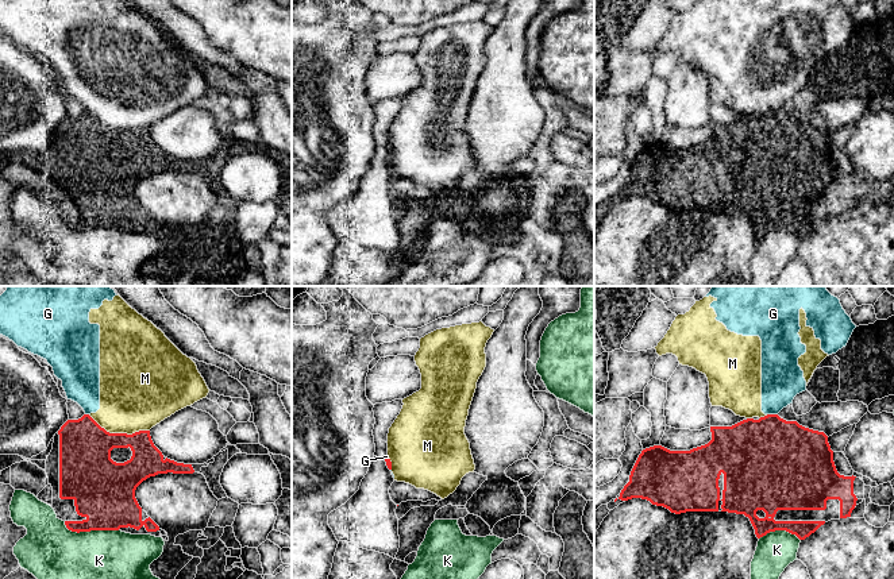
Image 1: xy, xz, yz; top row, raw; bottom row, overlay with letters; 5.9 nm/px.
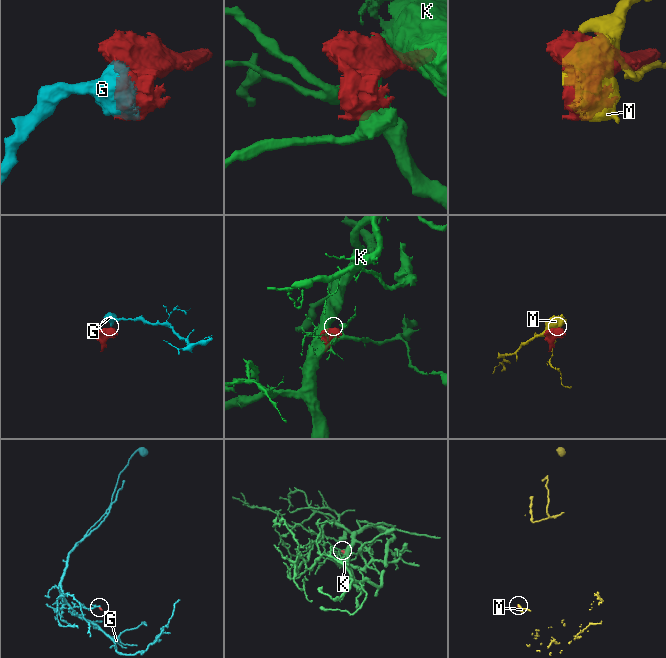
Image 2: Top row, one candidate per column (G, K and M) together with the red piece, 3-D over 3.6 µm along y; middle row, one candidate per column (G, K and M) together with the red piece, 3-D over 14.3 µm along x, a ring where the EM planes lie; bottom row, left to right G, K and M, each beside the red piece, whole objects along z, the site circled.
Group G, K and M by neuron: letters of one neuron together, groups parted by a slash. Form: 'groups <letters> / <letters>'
groups G M / K

